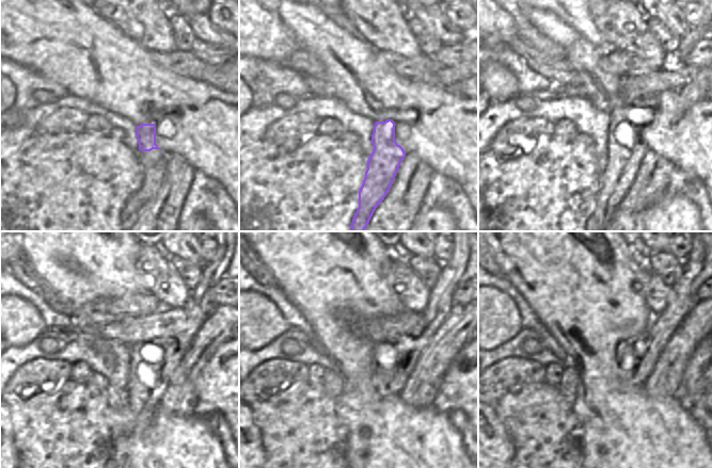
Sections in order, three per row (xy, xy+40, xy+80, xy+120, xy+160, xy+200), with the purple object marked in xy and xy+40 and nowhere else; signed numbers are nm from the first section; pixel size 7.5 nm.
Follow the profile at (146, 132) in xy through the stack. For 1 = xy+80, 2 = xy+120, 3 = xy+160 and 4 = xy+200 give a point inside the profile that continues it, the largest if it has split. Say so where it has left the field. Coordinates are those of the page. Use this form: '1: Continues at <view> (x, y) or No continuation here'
1: Continues at xy+80 (622, 162)
2: Continues at xy+120 (199, 304)
3: Continues at xy+160 (408, 348)
4: Continues at xy+200 (648, 347)

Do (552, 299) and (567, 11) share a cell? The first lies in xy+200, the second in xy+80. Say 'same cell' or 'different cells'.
same cell

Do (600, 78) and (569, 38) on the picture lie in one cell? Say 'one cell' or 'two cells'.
one cell

